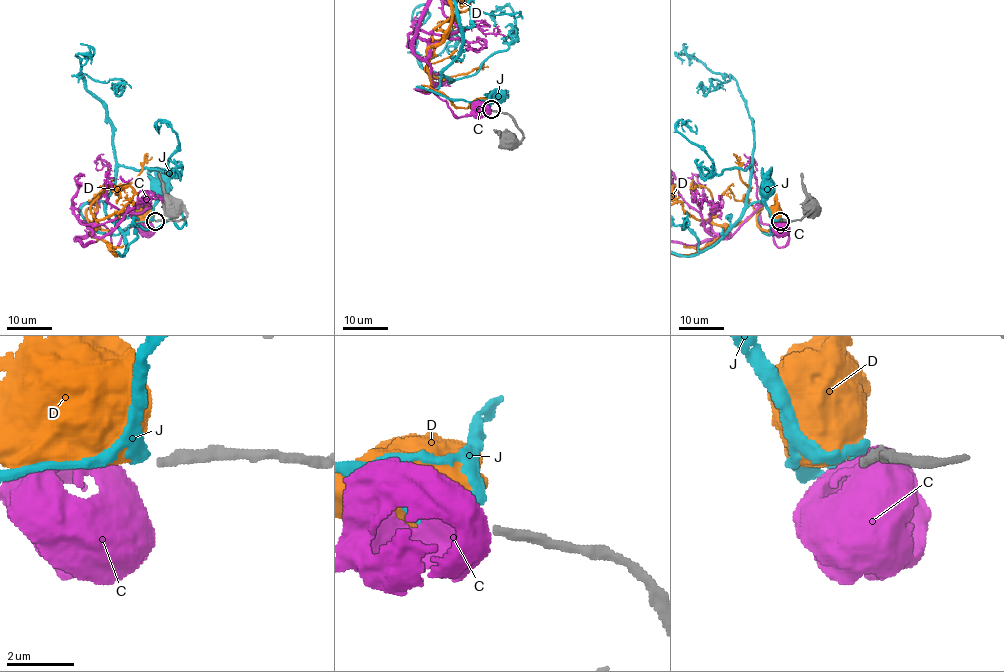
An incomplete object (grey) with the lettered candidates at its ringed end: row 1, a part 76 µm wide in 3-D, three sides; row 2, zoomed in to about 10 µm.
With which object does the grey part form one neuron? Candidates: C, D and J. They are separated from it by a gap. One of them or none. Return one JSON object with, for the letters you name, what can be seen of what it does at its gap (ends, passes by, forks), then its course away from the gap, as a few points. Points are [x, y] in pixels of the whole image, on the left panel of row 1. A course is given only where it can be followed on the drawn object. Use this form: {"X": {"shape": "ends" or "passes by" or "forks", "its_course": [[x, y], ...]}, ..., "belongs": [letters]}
{"belongs": []}

